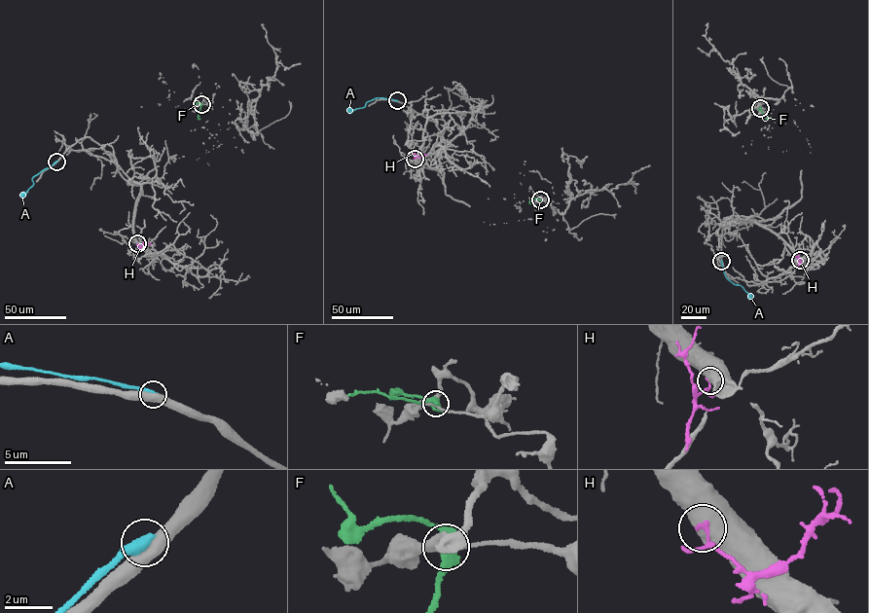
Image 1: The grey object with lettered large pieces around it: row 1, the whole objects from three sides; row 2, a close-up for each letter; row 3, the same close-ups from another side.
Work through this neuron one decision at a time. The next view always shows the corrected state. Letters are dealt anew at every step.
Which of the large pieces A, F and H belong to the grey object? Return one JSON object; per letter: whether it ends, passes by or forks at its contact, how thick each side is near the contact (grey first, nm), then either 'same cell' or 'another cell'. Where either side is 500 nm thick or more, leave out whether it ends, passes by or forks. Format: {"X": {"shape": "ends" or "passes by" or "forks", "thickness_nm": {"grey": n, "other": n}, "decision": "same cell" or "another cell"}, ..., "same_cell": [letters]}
{"A": {"thickness_nm": {"grey": 500, "other": 480}, "decision": "another cell"}, "F": {"shape": "passes by", "thickness_nm": {"grey": 280, "other": 400}, "decision": "another cell"}, "H": {"thickness_nm": {"grey": 750, "other": 140}, "decision": "another cell"}, "same_cell": []}

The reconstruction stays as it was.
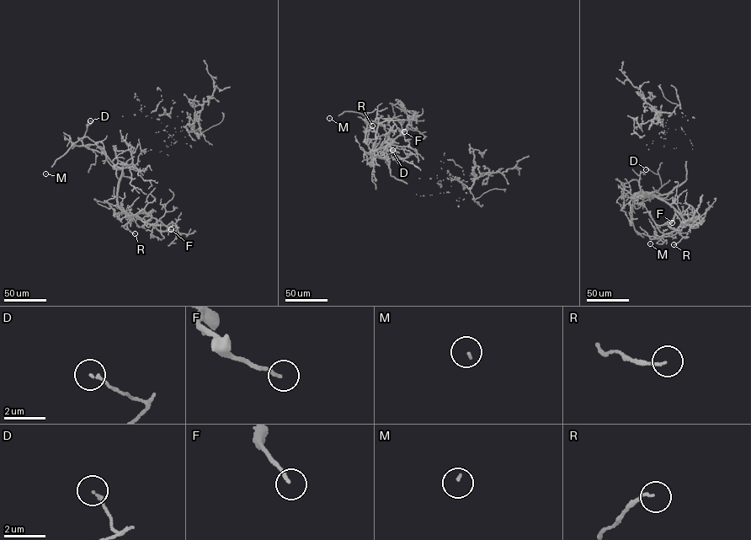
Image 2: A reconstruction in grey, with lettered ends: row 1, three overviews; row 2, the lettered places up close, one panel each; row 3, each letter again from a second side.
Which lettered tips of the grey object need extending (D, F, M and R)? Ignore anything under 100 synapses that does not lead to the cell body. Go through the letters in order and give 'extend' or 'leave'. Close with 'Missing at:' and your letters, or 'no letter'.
D: leave
F: leave
M: extend
R: leave
Missing at: M

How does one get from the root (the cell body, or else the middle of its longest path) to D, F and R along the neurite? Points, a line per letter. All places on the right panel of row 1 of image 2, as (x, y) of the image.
D: (686, 173), (685, 181), (668, 193), (656, 195), (649, 194), (648, 197), (662, 184), (659, 175), (646, 169)
F: (686, 173), (685, 181), (668, 193), (655, 196), (686, 221), (667, 233), (657, 229), (657, 225), (672, 222)
R: (686, 173), (685, 181), (668, 193), (655, 196), (686, 221), (676, 229), (687, 237), (673, 244)

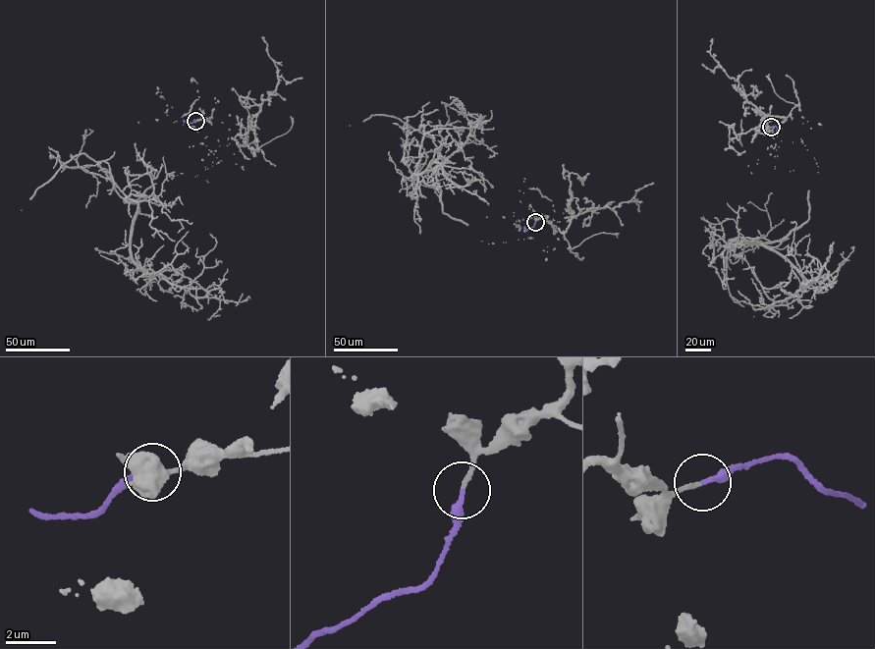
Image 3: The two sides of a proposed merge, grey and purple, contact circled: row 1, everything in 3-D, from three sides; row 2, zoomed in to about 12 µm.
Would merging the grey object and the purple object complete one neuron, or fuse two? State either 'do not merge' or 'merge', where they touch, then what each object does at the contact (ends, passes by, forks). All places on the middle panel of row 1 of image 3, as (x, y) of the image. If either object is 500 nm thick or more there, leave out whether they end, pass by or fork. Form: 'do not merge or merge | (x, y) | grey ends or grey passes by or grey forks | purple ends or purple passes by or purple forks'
merge | (535, 222) | grey ends | purple ends

